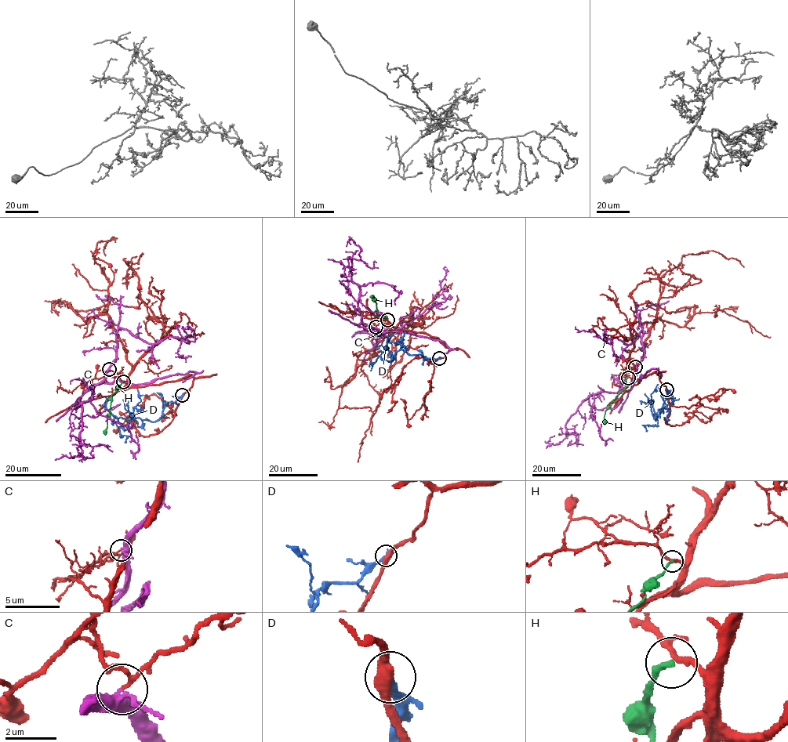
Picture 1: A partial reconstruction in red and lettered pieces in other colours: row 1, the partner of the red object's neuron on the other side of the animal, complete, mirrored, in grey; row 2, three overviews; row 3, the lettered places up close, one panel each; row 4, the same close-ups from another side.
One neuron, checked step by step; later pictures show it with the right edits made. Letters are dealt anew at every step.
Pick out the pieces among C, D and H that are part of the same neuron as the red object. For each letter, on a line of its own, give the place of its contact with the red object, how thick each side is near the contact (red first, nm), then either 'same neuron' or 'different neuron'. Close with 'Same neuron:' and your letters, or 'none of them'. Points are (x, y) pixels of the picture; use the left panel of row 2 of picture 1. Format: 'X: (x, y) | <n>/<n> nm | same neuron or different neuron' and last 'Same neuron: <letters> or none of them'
C: (109, 369) | 120/320 nm | different neuron
D: (182, 395) | 440/320 nm | different neuron
H: (123, 381) | 220/260 nm | different neuron
Same neuron: none of them

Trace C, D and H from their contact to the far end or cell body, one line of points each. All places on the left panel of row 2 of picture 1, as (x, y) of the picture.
C: (109, 369), (95, 387), (90, 399), (82, 404), (80, 440), (92, 447), (92, 456), (81, 456), (76, 447)
D: (182, 395), (165, 404), (162, 416), (154, 421), (115, 416), (122, 426), (119, 434), (126, 436), (125, 443)
H: (122, 381), (111, 394), (104, 434)

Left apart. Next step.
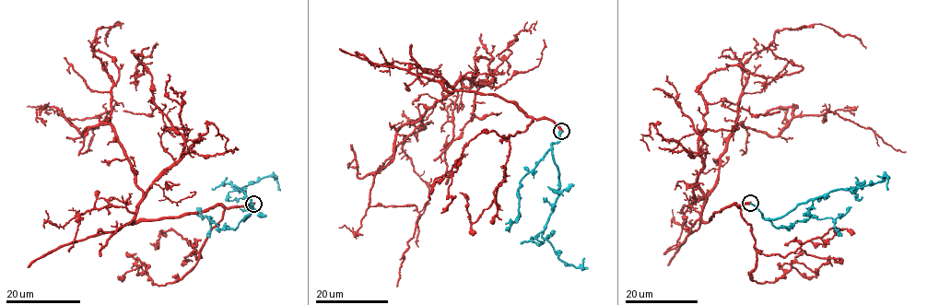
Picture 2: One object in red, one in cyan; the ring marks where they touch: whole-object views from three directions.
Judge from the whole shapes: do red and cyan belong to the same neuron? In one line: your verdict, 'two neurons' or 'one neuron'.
one neuron

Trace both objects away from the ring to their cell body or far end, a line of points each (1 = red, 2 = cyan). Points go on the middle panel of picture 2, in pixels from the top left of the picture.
1: (560, 131), (444, 82), (446, 97), (397, 133), (369, 194), (369, 205), (418, 213), (397, 286)
2: (560, 131), (559, 138), (552, 145), (553, 160), (557, 170), (558, 195), (542, 236), (561, 261), (587, 268)

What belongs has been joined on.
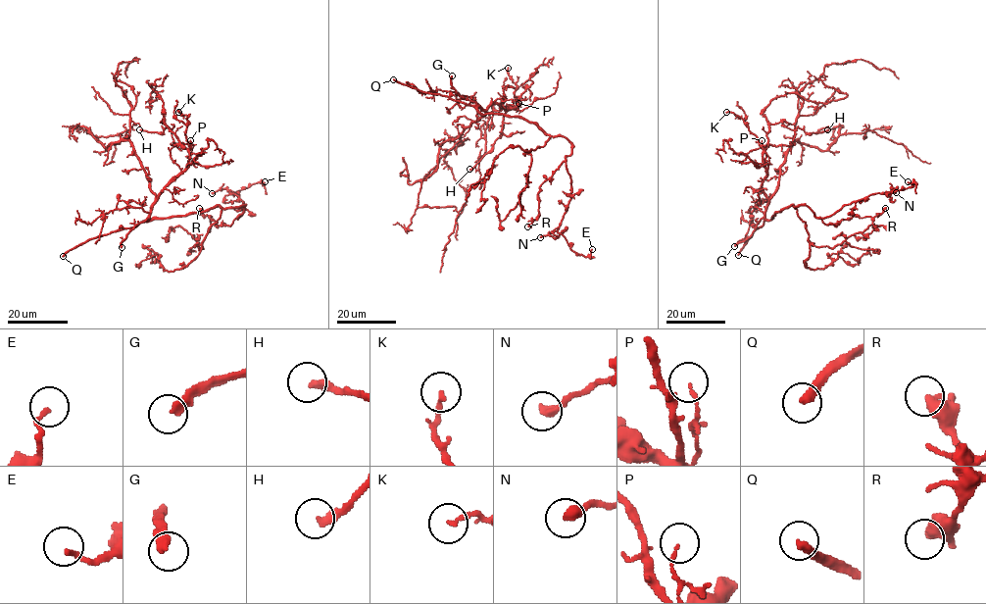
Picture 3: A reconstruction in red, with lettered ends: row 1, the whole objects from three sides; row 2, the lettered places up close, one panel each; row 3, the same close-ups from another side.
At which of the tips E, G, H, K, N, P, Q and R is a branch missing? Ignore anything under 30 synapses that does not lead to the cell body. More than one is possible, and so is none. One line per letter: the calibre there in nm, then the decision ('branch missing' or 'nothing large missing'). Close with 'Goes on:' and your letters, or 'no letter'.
E: 180 nm thick; nothing large missing
G: 360 nm thick; branch missing
H: 320 nm thick; nothing large missing
K: 170 nm thick; nothing large missing
N: 320 nm thick; nothing large missing
P: 100 nm thick; nothing large missing
Q: 320 nm thick; branch missing
R: 360 nm thick; nothing large missing
Goes on: G, Q

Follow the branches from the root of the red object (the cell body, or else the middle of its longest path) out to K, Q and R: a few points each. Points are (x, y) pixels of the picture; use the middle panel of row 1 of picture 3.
K: (482, 110), (492, 103), (508, 108), (518, 104), (515, 97), (516, 82), (509, 75), (508, 68)
Q: (482, 110), (446, 96), (418, 90), (393, 79)
R: (482, 110), (477, 107), (482, 114), (524, 118), (571, 145), (539, 187), (539, 214), (527, 226)

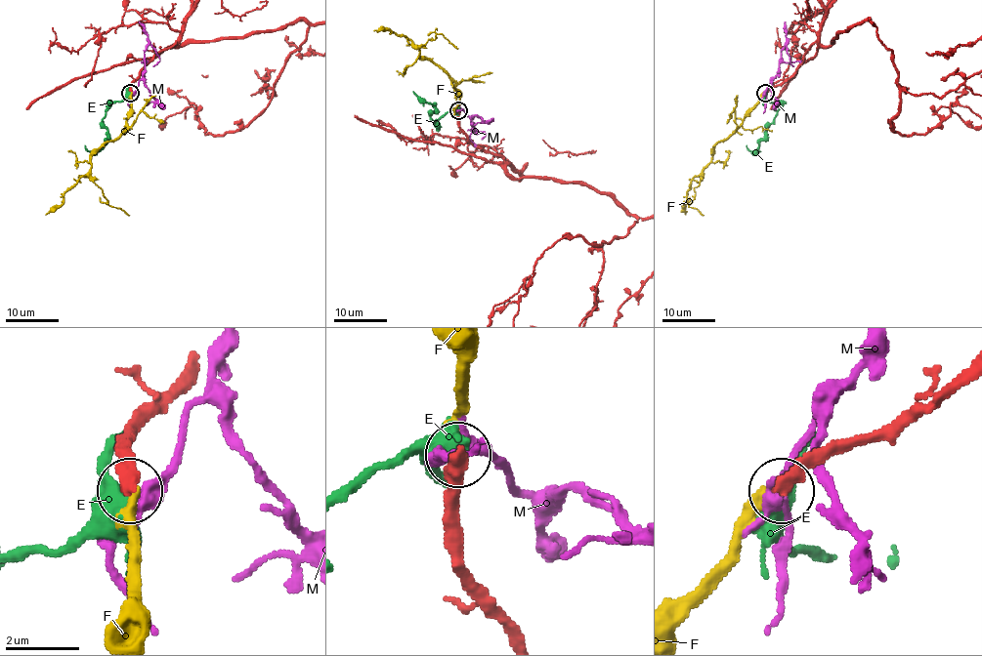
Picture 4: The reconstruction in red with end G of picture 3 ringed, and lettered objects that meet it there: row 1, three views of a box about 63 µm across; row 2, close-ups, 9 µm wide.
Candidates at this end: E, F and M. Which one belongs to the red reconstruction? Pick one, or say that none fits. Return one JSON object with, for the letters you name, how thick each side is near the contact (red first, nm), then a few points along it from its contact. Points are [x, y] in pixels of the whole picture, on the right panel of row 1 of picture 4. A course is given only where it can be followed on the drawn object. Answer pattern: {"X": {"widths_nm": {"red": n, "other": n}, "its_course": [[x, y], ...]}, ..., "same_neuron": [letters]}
{"F": {"widths_nm": {"red": 400, "other": 320}, "its_course": [[765, 93], [738, 128], [715, 144], [711, 162], [703, 172], [689, 205], [704, 216]]}, "same_neuron": ["F"]}

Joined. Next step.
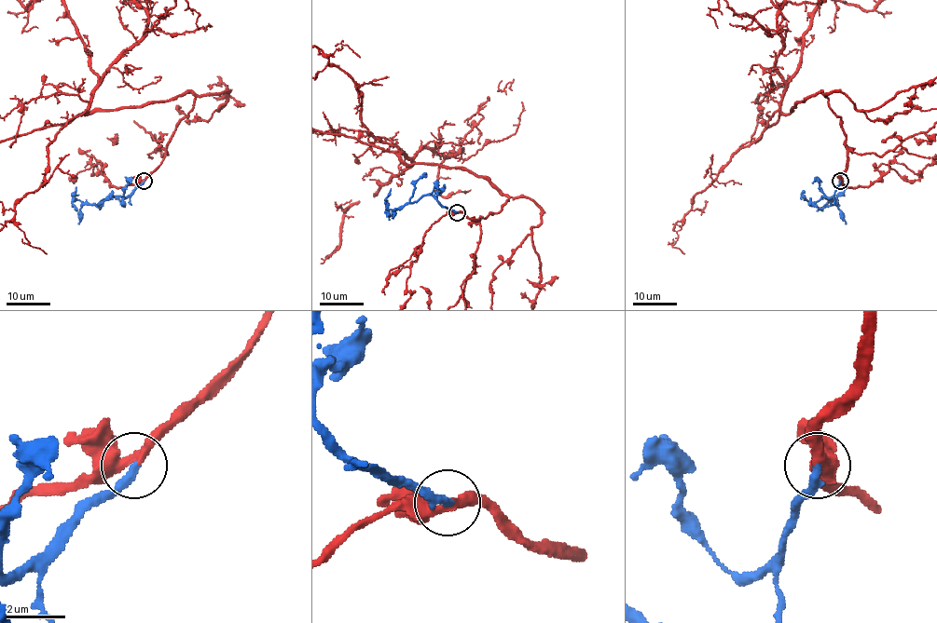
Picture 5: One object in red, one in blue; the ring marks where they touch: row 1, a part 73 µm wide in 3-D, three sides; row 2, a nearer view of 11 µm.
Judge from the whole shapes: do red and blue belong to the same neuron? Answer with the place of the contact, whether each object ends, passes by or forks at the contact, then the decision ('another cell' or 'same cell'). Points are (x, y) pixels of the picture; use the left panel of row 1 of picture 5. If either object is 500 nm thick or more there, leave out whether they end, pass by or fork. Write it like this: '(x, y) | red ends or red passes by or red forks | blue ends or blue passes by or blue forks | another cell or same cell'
(144, 181) | red passes by | blue ends | same cell

